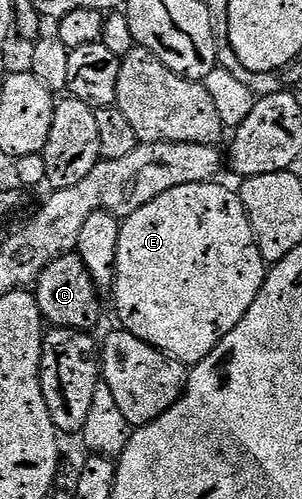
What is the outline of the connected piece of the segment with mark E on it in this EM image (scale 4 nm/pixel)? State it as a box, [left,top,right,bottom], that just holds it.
[113,181,269,367]

